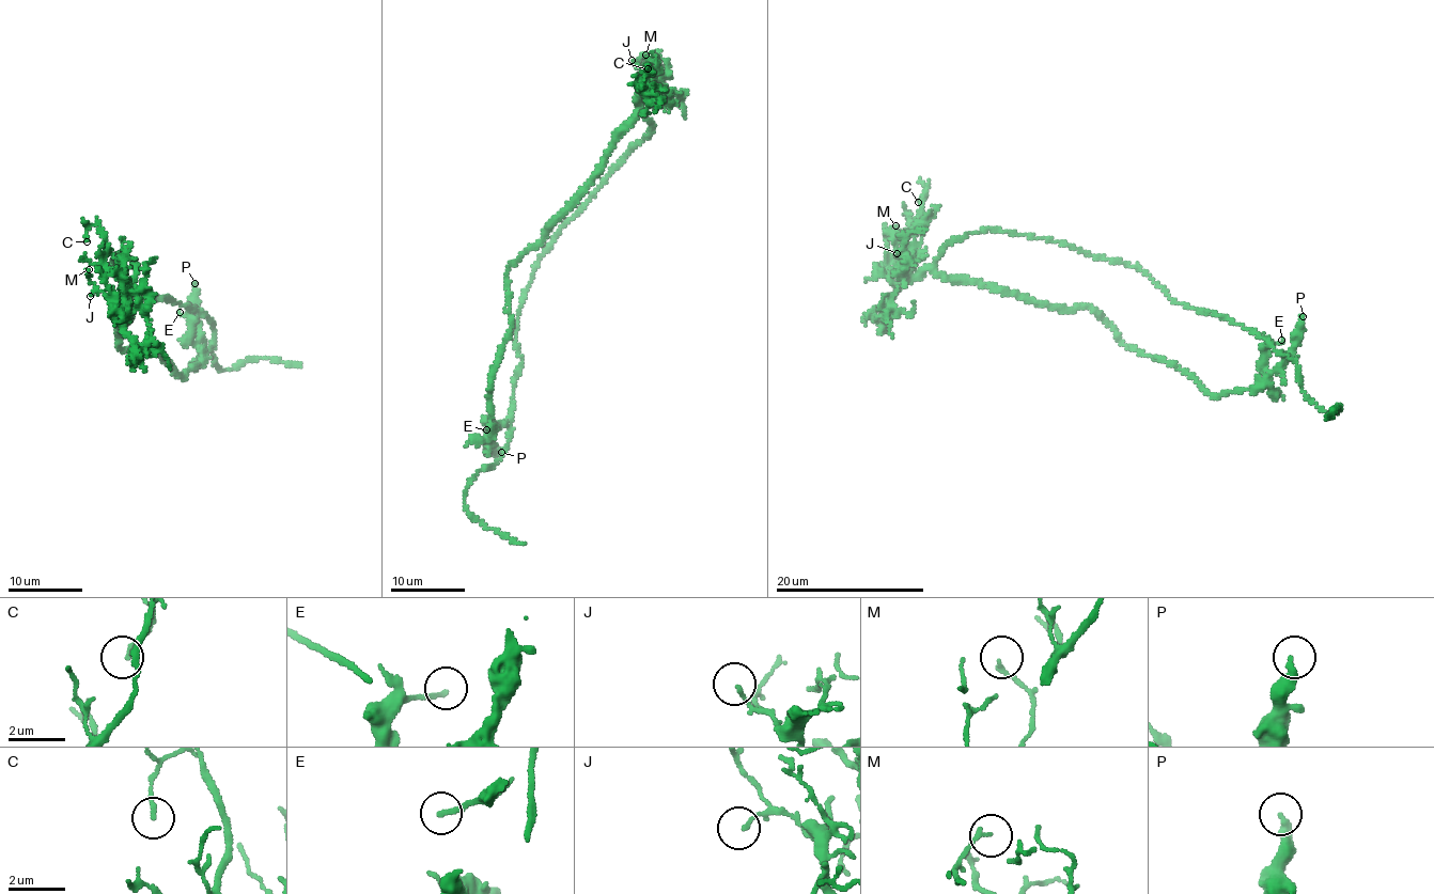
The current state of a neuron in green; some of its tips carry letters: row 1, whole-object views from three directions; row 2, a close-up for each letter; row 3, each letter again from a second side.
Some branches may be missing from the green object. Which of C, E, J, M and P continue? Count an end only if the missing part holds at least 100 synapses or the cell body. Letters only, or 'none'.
none

